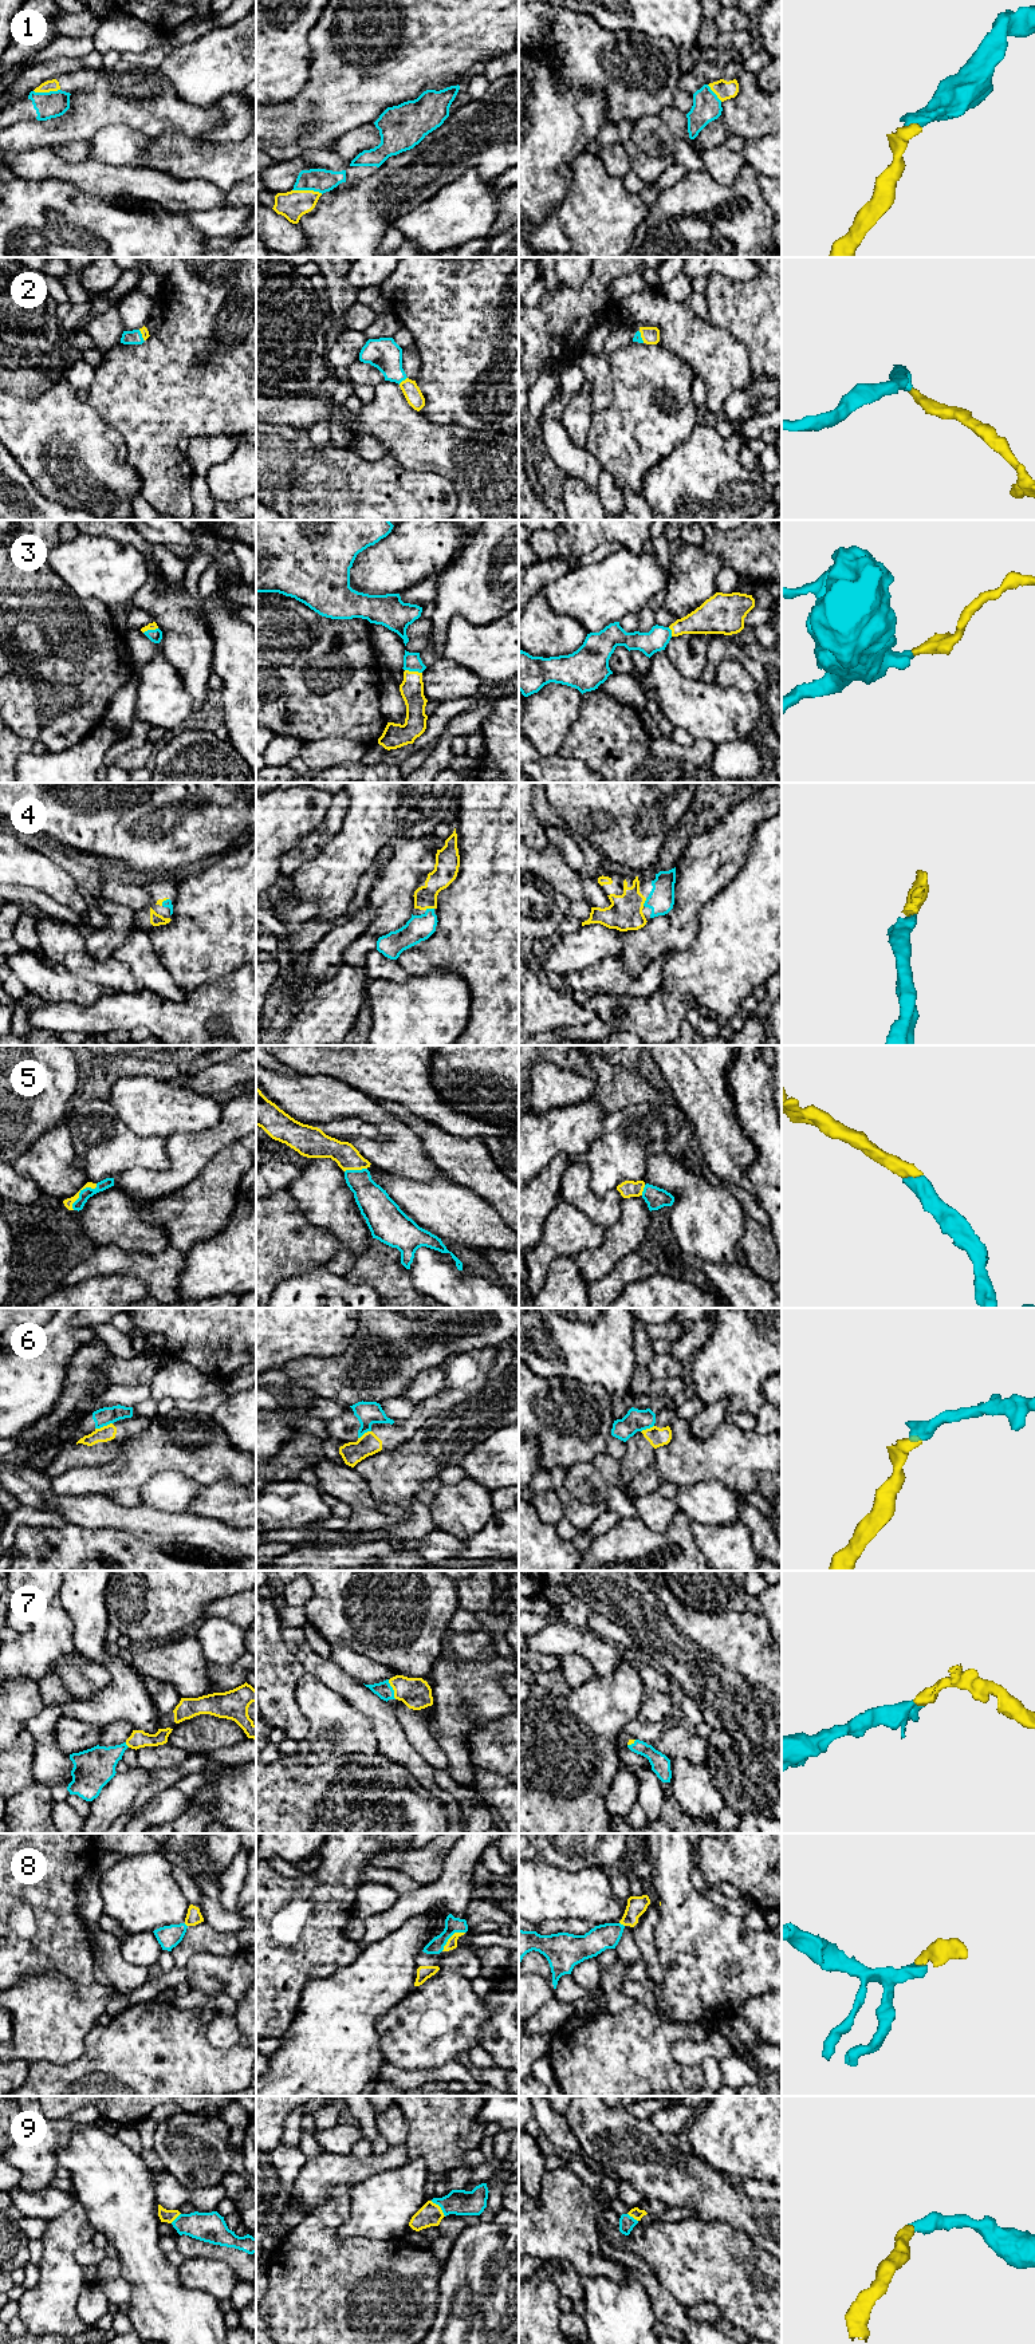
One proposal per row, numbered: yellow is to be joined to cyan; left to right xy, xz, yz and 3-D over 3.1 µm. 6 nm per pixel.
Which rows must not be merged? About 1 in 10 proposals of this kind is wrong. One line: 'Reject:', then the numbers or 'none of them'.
Reject: 6

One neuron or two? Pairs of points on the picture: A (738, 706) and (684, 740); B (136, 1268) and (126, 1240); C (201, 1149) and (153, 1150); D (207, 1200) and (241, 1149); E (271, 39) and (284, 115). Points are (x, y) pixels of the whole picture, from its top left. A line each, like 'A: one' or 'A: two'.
A: two
B: two
C: two
D: one
E: two

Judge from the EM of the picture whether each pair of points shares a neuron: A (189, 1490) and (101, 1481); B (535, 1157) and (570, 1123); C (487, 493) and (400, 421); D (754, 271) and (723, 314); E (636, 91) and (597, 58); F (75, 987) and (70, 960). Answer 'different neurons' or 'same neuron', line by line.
A: different neurons
B: same neuron
C: same neuron
D: different neurons
E: same neuron
F: different neurons

